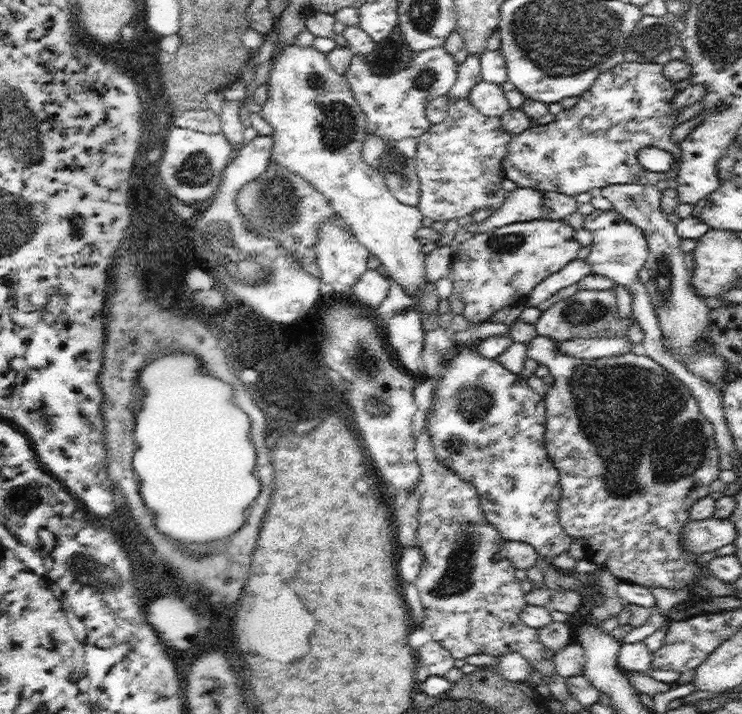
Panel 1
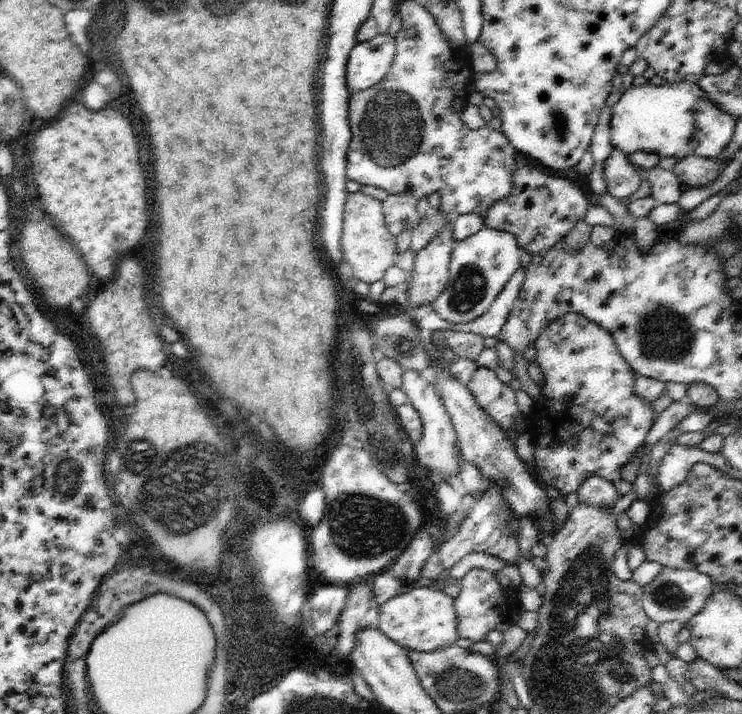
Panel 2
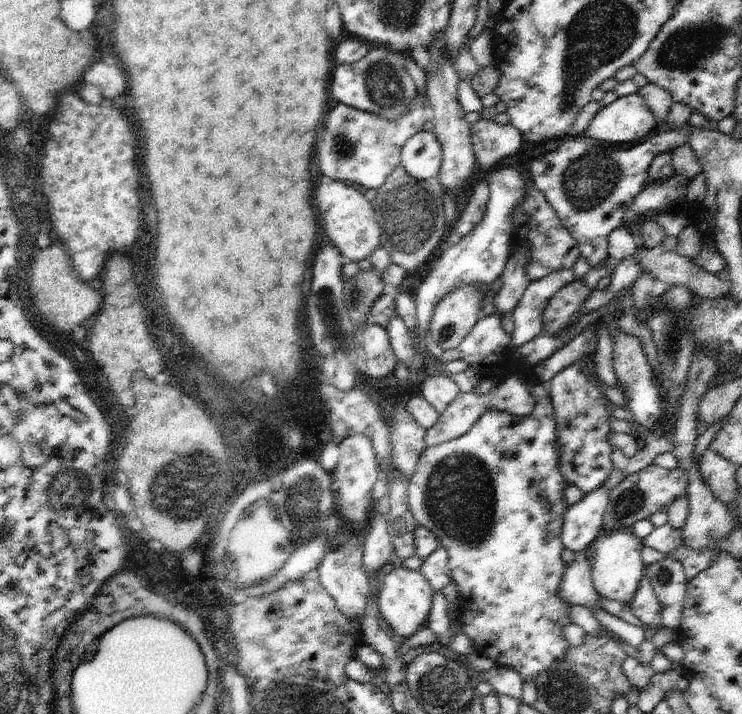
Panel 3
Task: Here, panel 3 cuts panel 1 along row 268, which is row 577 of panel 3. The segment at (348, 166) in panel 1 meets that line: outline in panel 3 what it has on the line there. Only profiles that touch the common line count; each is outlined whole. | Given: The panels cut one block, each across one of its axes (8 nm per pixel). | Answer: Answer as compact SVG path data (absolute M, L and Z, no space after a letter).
M391 568L391 572L385 576L385 580L381 584L381 590L377 596L377 606L379 606L381 618L393 630L393 636L397 640L407 640L421 628L427 628L431 606L433 606L433 588L419 570L405 570L405 568L393 570Z

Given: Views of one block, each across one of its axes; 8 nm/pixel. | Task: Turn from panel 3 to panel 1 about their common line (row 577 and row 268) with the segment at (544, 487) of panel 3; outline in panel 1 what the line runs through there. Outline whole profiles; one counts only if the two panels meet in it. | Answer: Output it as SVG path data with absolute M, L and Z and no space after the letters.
M539 218L473 234L473 238L457 244L449 280L453 282L453 292L463 302L463 316L469 322L481 322L503 306L513 304L519 296L527 296L541 280L575 260L581 246L573 236L575 230L563 220Z

